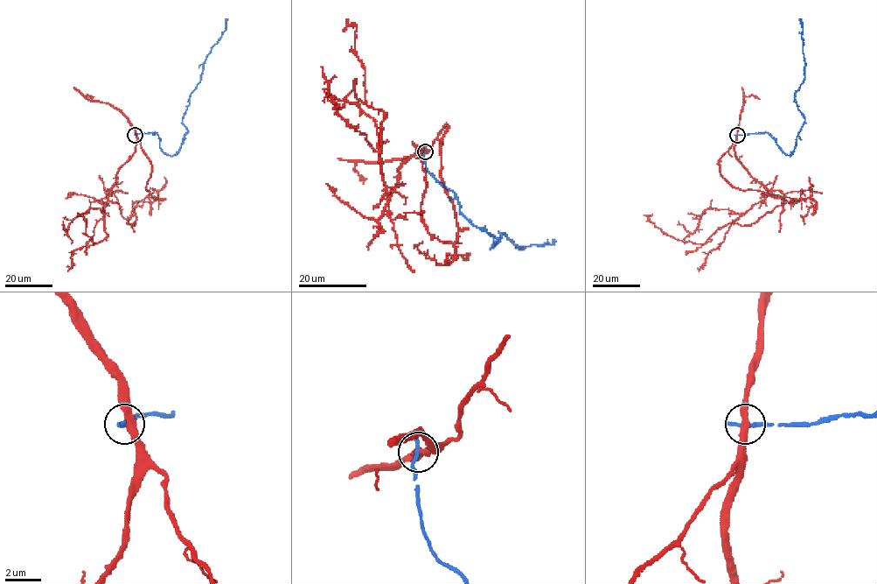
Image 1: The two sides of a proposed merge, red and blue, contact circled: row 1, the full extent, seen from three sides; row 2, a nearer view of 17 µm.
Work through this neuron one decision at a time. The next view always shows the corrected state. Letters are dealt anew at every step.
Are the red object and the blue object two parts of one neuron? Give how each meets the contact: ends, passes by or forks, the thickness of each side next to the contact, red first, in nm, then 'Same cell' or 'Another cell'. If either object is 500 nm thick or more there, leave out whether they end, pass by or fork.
At the ring red passes by. At the ring blue ends. Thickness 400 nm (red) against 280 nm. Another cell

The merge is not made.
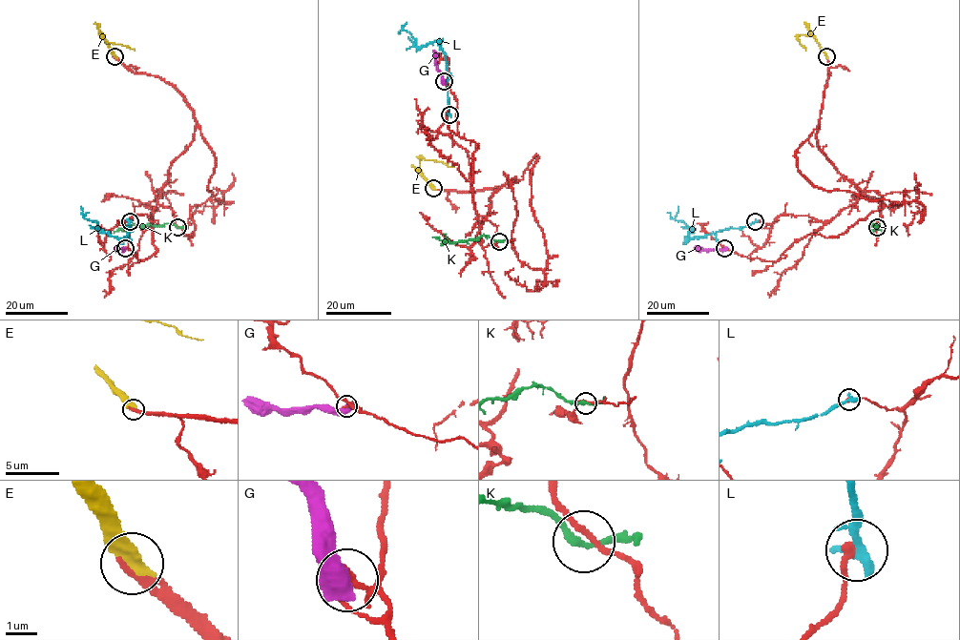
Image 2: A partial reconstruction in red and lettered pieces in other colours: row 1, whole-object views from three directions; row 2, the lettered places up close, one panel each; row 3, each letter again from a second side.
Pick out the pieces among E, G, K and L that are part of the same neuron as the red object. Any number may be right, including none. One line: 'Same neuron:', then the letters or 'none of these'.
Same neuron: E

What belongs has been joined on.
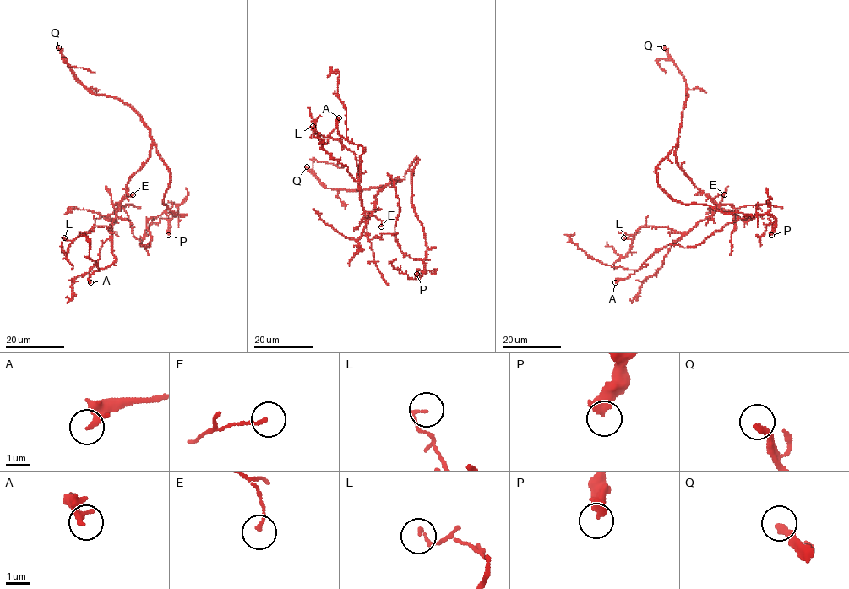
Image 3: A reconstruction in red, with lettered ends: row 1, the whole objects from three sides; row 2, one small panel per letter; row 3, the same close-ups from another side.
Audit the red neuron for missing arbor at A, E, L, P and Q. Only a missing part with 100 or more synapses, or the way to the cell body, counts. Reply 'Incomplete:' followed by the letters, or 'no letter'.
Incomplete: Q

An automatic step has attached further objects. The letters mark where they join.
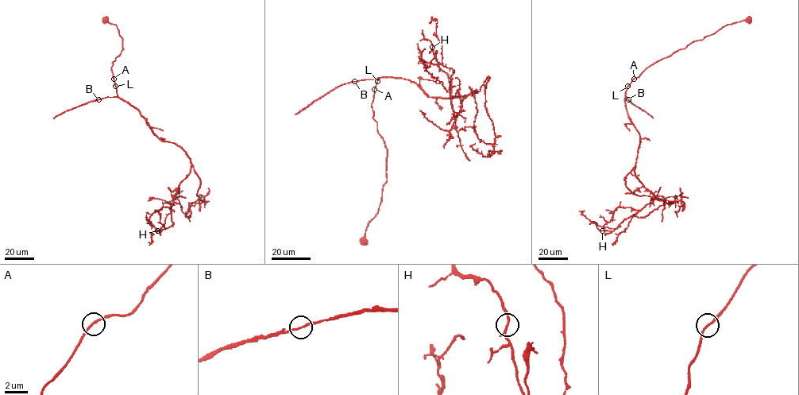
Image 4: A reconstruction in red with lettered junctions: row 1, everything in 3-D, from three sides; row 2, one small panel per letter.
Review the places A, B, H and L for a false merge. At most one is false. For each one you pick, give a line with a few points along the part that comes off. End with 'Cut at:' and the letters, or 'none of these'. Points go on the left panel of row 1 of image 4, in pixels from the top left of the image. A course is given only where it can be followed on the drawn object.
Cut at: none of these

